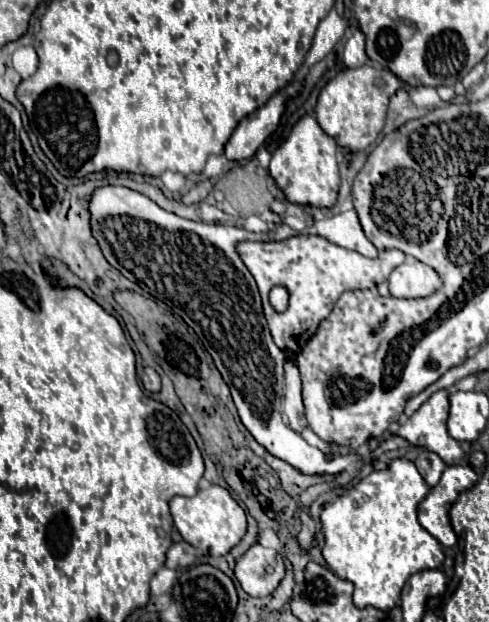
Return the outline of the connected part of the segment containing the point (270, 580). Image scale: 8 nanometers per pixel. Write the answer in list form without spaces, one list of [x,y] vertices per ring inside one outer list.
[[[254,544],[236,562],[234,572],[244,592],[248,592],[250,596],[268,596],[284,578],[286,566],[276,550]]]

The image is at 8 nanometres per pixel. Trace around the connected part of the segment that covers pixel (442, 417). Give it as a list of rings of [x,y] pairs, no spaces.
[[[438,390],[438,392],[434,392],[434,394],[414,412],[414,416],[410,416],[404,424],[393,422],[391,424],[392,432],[391,429],[389,429],[380,439],[369,438],[367,445],[370,450],[374,450],[378,447],[380,441],[394,434],[406,438],[406,440],[408,440],[410,444],[414,444],[414,446],[424,446],[424,448],[436,452],[446,464],[460,462],[460,460],[470,452],[470,444],[468,444],[468,442],[458,442],[458,440],[454,440],[454,438],[448,434],[448,430],[446,430],[446,420],[448,420],[448,410],[450,410],[448,394],[450,394],[450,390]]]

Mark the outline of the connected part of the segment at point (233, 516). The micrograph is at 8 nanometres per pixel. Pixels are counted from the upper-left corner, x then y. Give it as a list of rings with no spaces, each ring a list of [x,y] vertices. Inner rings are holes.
[[[212,484],[204,490],[198,490],[196,496],[174,496],[170,500],[170,514],[174,518],[174,526],[180,536],[202,554],[212,558],[228,554],[244,536],[246,532],[246,514],[240,504],[230,496],[230,492],[222,486]]]

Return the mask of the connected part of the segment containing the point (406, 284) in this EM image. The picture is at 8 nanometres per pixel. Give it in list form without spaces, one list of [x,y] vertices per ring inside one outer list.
[[[412,256],[390,274],[388,284],[390,294],[396,298],[424,298],[442,286],[438,274]]]

